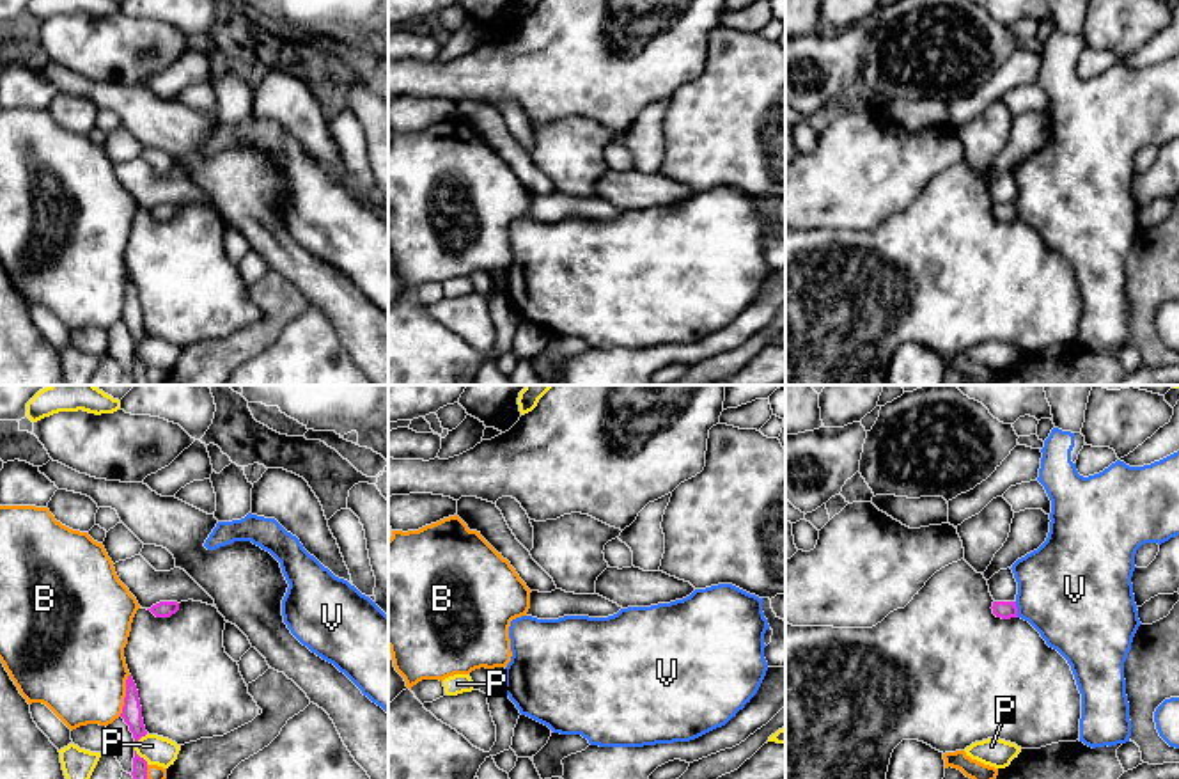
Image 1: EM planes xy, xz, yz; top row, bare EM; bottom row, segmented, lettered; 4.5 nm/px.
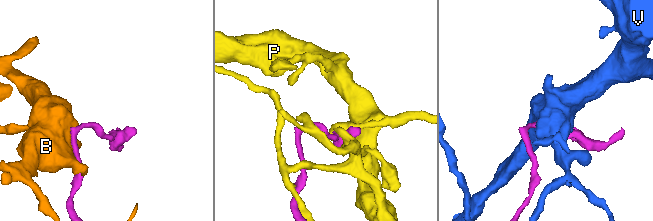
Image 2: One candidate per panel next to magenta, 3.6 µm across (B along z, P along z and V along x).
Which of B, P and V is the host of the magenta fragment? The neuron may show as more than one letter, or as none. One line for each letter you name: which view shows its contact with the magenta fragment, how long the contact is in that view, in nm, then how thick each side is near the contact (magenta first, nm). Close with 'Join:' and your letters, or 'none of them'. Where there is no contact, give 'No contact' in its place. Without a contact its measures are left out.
Join: none of them

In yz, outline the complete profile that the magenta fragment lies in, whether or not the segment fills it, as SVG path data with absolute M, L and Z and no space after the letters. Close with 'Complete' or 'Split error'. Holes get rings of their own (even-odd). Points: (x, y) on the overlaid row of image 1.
M1011 568L1000 570L989 580L989 593L993 596L993 614L1002 619L1018 618L1016 594L1018 582Z. Split error

